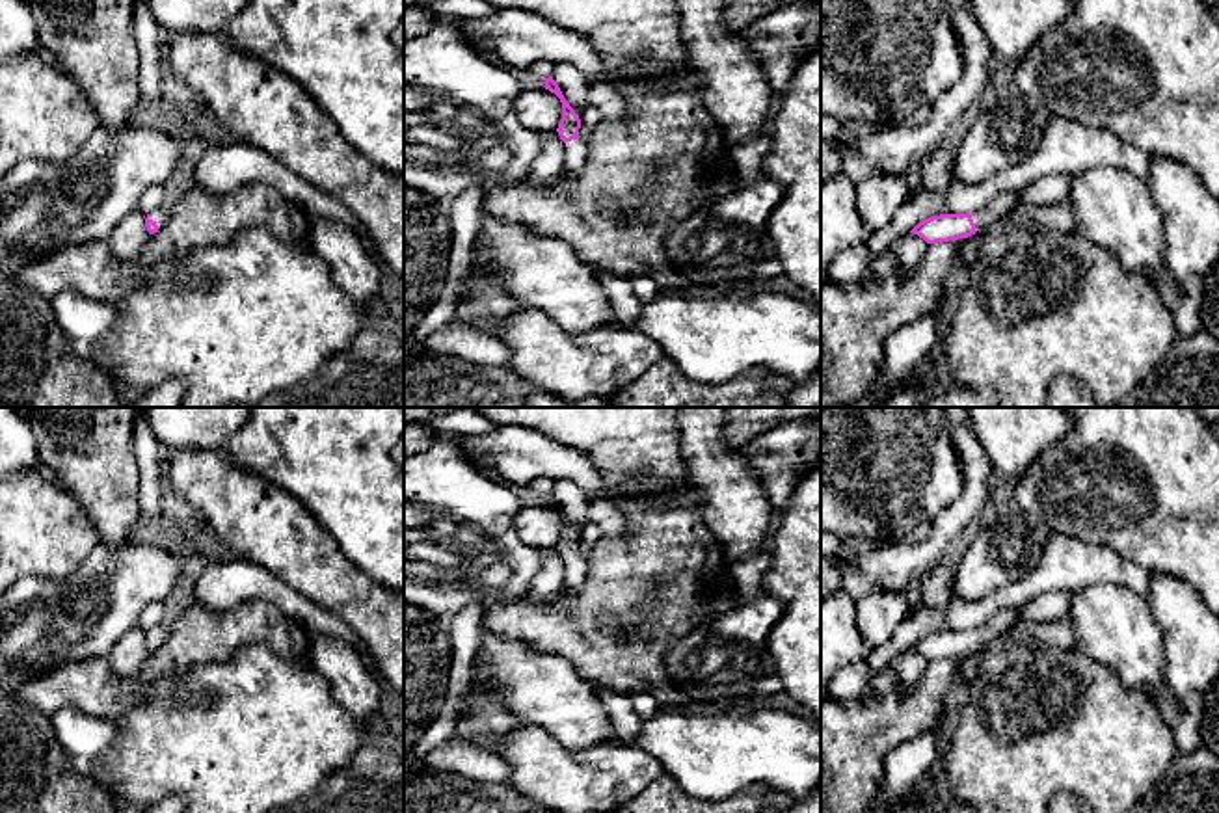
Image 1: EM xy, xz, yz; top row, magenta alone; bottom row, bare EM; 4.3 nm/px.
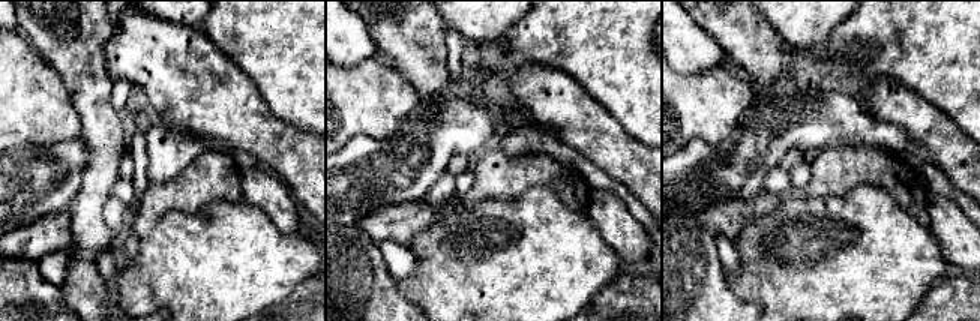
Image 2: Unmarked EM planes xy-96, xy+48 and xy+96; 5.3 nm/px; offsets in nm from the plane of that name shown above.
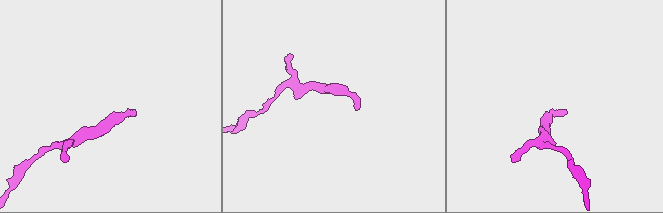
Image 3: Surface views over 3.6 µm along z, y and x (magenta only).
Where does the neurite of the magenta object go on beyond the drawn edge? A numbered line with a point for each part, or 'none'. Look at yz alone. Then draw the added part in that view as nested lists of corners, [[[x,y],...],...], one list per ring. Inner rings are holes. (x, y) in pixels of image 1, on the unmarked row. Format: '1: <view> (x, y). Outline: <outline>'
1: yz (996, 629). Outline: [[[1022,606],[998,610],[985,625],[971,629],[975,651],[985,653],[1001,644],[1016,625]]]

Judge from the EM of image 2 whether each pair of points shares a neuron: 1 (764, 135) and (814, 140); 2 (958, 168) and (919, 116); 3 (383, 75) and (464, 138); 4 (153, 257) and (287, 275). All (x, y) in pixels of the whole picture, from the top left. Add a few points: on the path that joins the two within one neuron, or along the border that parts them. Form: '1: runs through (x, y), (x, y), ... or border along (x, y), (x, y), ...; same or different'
1: runs through (776, 132), (802, 132); same
2: runs through (956, 155), (931, 129); same
3: border along (420, 102), (396, 129); different
4: runs through (186, 266), (254, 266); same

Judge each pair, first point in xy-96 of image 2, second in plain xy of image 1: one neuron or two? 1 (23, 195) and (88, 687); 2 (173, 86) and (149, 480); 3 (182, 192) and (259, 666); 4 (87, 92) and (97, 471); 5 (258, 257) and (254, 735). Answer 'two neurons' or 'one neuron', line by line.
1: two neurons
2: two neurons
3: two neurons
4: one neuron
5: one neuron

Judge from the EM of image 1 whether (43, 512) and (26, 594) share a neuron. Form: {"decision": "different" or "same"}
{"decision": "different"}

